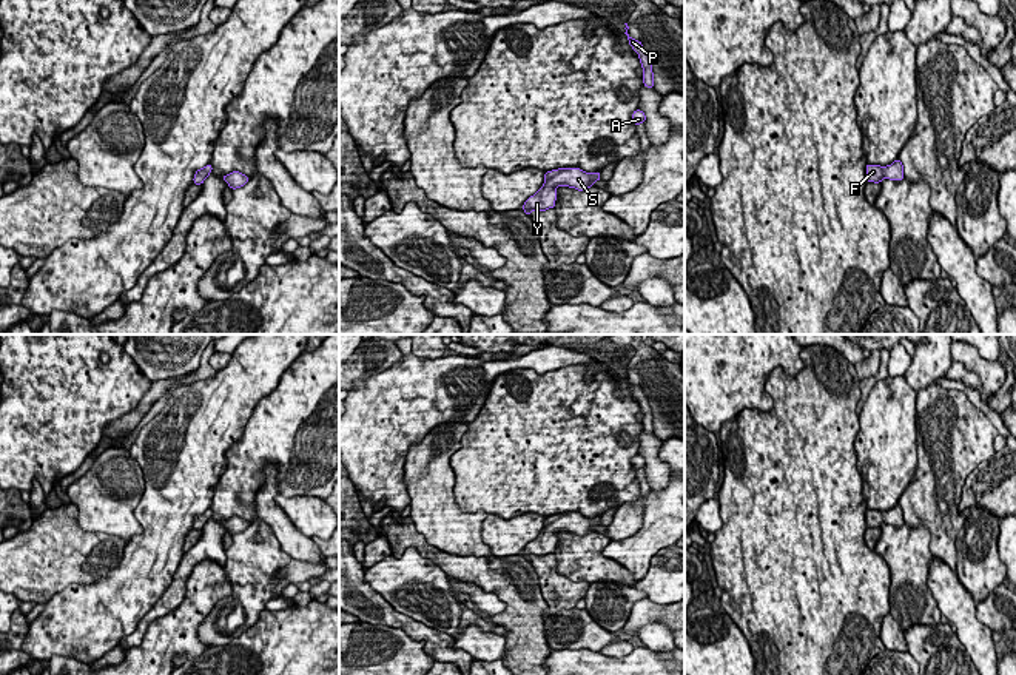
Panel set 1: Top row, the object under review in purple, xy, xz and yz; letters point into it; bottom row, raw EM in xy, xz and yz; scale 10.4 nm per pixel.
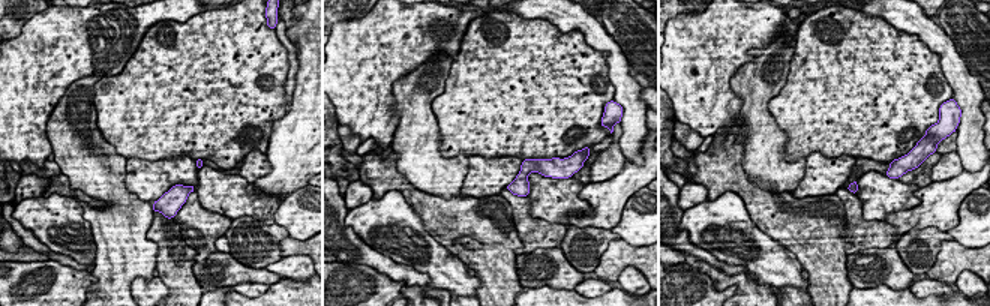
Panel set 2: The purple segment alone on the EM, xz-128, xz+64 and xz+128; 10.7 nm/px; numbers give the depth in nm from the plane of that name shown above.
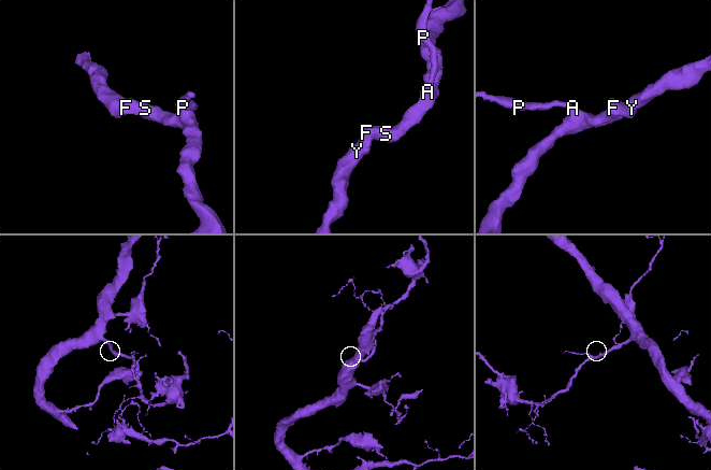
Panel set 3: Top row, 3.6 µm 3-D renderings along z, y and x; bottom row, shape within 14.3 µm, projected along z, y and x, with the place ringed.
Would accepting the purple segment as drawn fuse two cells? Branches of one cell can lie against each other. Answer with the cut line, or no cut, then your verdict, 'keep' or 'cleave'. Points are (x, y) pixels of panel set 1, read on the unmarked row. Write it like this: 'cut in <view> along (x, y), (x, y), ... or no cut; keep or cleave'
no cut; keep

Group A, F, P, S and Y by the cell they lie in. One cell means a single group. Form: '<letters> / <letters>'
A F P S Y

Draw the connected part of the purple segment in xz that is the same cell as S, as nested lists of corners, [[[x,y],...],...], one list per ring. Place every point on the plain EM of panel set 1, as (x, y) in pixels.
[[[558,513],[546,516],[544,530],[524,547],[523,555],[527,561],[530,561],[532,556],[555,553],[558,541],[555,535],[557,532],[569,532],[583,536],[595,532],[594,529],[597,526],[601,526],[600,516],[584,518],[580,513]]]

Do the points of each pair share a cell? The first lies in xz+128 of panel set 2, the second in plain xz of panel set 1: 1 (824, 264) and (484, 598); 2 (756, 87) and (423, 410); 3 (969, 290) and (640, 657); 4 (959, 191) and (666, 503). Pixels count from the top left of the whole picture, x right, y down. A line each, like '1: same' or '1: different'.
1: different
2: different
3: different
4: same

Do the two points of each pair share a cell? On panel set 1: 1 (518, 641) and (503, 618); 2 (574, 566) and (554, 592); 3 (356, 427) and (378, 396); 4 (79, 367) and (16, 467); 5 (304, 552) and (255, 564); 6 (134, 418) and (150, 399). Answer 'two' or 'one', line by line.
1: one
2: two
3: one
4: one
5: two
6: one

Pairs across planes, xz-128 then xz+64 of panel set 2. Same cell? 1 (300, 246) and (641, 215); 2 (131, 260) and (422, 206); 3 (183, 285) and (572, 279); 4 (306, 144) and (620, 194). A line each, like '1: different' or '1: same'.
1: different
2: different
3: different
4: same

